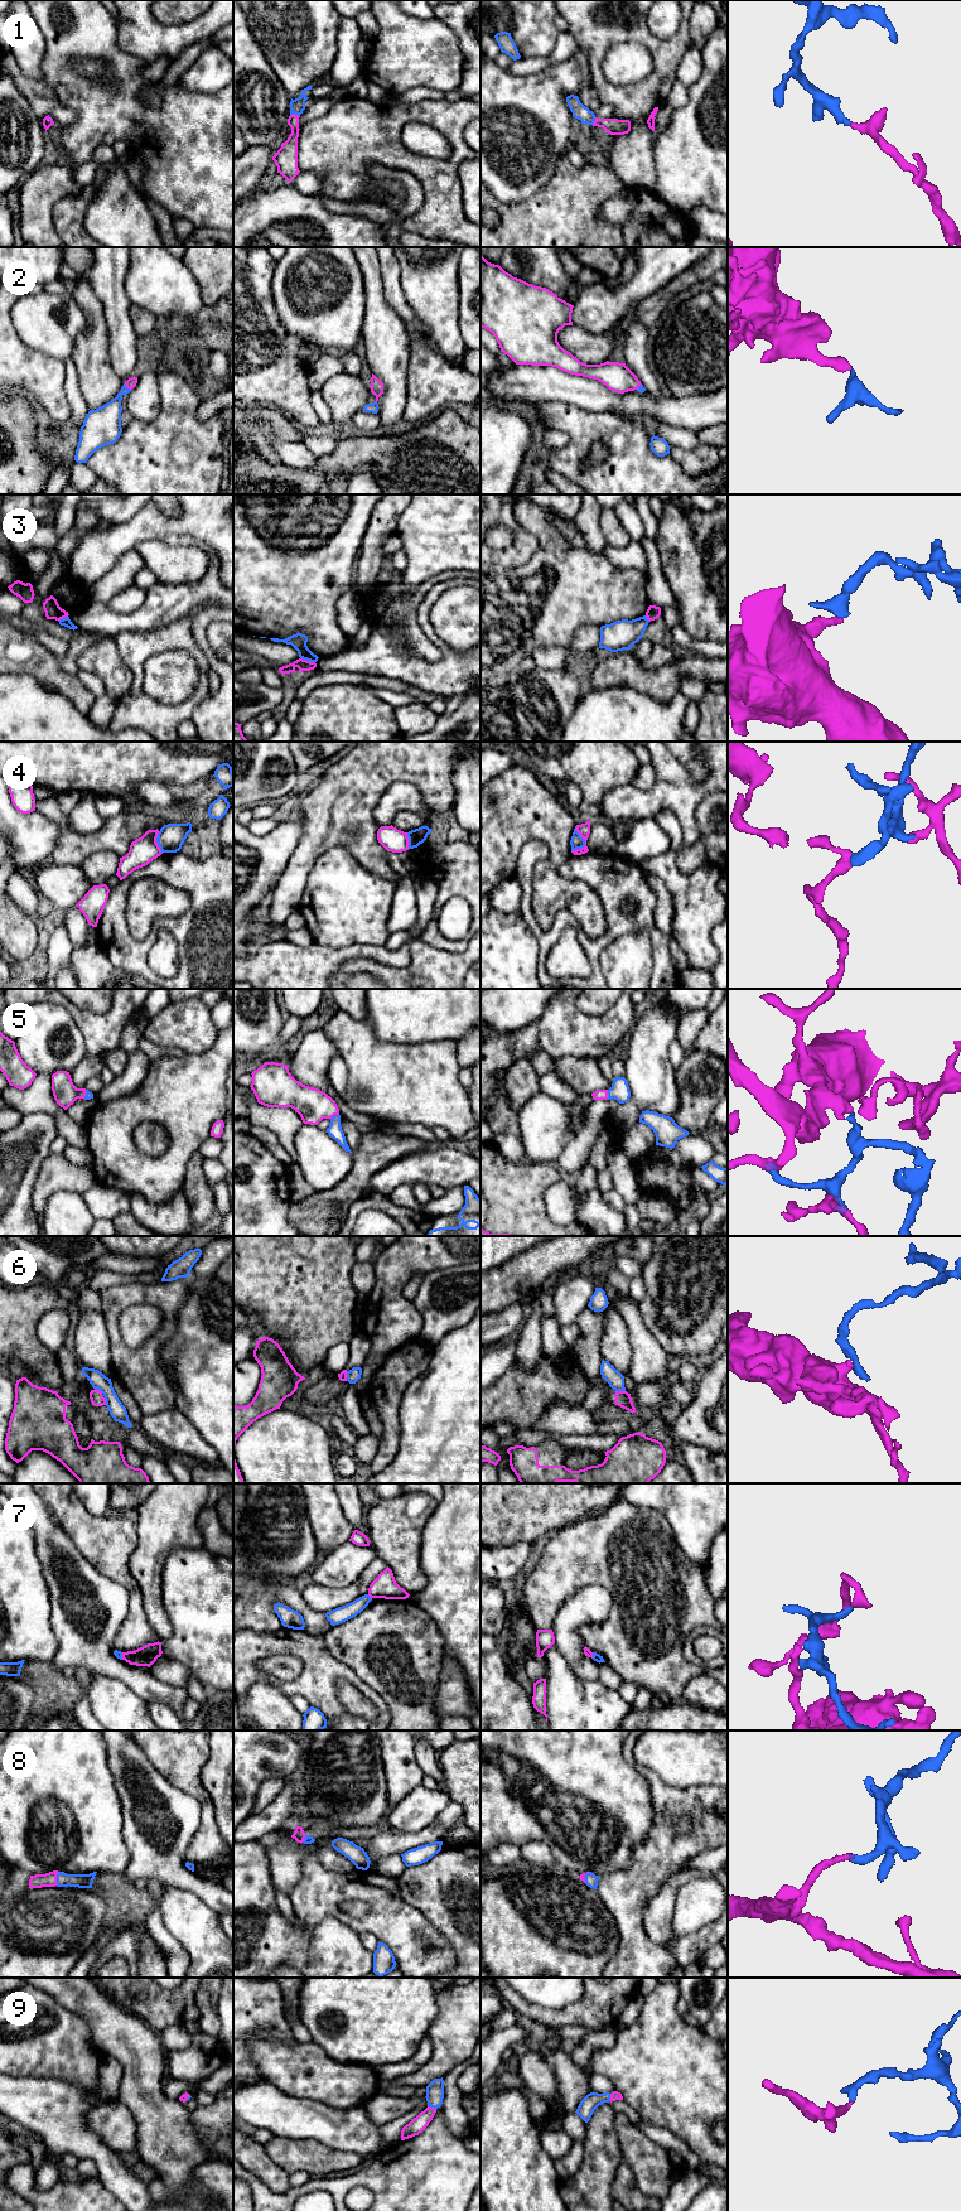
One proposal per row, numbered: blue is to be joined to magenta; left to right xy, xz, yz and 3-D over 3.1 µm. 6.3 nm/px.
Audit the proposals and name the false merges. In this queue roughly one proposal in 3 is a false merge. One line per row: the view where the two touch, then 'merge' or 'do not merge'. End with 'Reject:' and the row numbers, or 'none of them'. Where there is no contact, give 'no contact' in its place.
1: meets magenta in xz; merge
2: meets magenta in xy; merge
3: meets magenta in xz; do not merge
4: meets magenta in yz; do not merge
5: meets magenta in xz; merge
6: meets magenta in yz; do not merge
7: meets magenta in xz; do not merge
8: meets magenta in xy; merge
9: meets magenta in xz; merge
Reject: 3, 4, 6, 7

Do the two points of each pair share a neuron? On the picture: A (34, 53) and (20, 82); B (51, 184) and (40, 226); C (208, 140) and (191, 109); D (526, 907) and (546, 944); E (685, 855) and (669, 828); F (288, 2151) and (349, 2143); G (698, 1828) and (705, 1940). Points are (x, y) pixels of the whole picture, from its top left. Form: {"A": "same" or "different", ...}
{"A": "different", "B": "same", "C": "same", "D": "same", "E": "different", "F": "different", "G": "different"}

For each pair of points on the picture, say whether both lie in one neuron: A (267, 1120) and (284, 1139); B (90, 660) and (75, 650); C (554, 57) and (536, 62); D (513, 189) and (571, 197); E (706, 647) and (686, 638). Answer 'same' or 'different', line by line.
A: same
B: different
C: same
D: different
E: same

